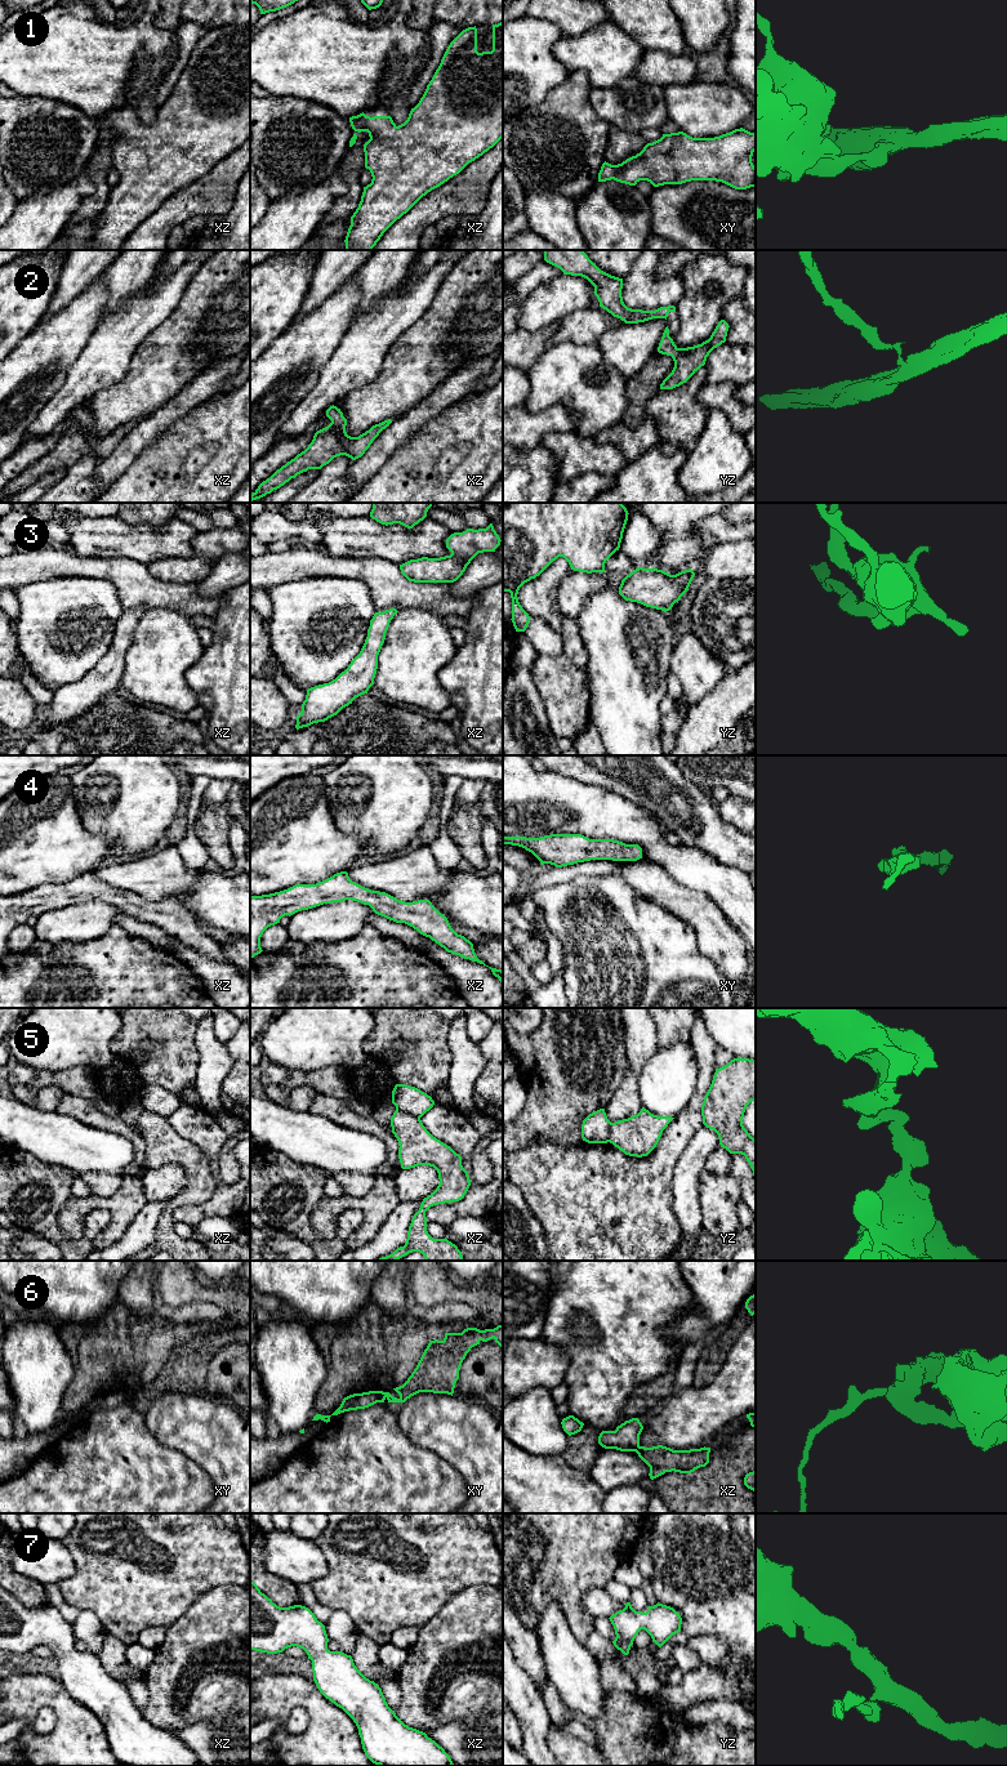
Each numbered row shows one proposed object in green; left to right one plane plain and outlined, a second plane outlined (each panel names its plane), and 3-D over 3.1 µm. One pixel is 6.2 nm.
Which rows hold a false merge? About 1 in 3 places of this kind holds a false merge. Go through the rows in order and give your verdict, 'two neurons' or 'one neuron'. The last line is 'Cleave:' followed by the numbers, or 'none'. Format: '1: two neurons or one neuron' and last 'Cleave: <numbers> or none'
1: one neuron
2: one neuron
3: one neuron
4: one neuron
5: two neurons
6: two neurons
7: one neuron
Cleave: 5, 6

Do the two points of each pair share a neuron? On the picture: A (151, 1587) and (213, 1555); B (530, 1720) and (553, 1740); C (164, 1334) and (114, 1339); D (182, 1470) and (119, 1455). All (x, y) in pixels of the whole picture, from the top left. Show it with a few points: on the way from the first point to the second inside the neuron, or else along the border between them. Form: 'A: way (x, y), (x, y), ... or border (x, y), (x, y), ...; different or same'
A: way (166, 1575), (172, 1574), (191, 1555), (197, 1555); same
B: border (551, 1724), (547, 1731), (547, 1748), (549, 1752); different
C: way (151, 1338), (127, 1339); same
D: way (166, 1470), (134, 1470); same

